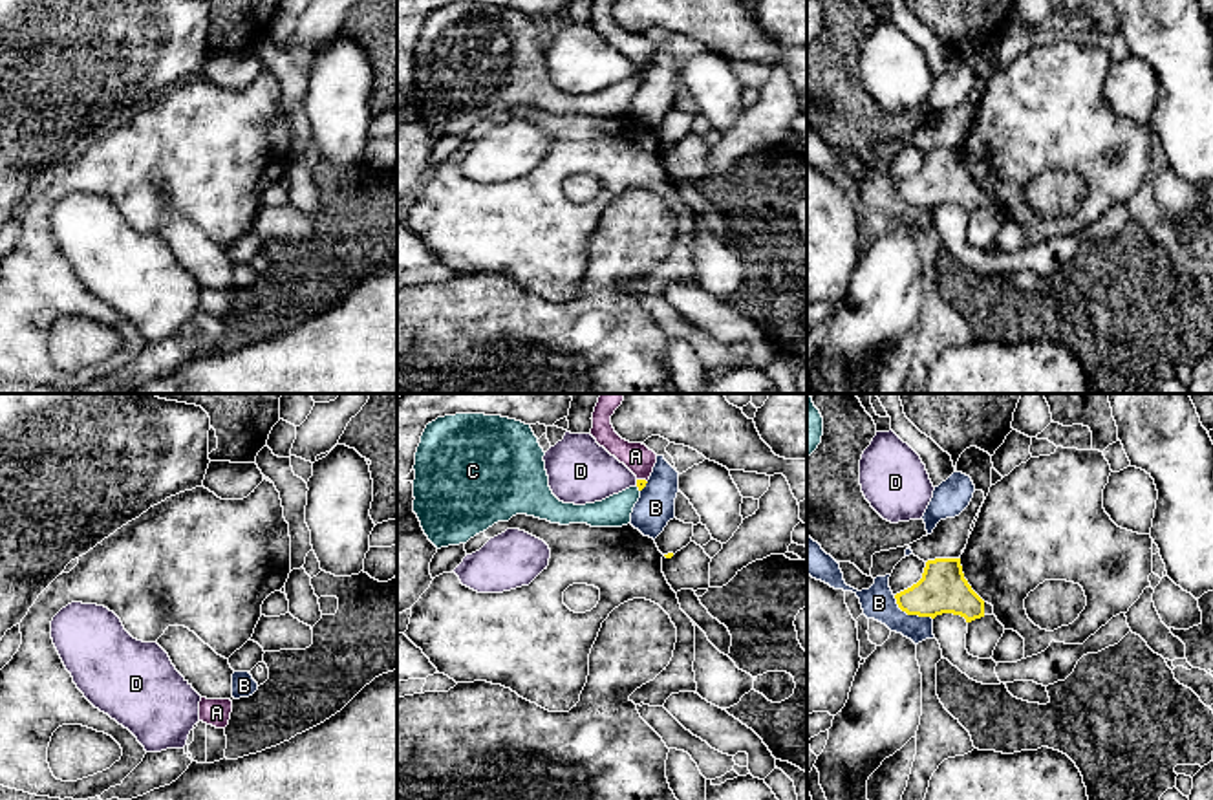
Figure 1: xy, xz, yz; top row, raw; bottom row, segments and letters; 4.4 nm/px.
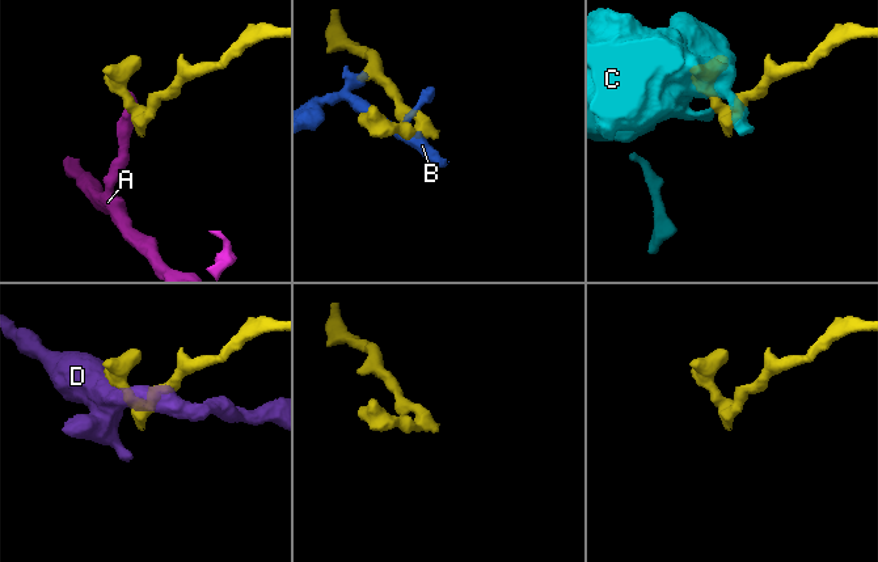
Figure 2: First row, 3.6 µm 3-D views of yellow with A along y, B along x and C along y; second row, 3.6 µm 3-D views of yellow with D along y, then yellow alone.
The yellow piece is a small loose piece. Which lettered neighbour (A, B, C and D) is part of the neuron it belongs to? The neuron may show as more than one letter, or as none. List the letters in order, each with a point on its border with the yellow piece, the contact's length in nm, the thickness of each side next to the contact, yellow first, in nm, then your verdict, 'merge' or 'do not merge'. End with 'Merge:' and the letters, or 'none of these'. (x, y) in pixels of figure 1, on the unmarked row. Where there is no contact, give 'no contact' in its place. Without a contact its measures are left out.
A: xz (643, 70) | 50 nm | 50/120 nm | do not merge
B: yz (910, 204) | 200 nm | 220/150 nm | do not merge
C: xz (639, 79) | 30 nm | 50/140 nm | do not merge
D: xz (637, 74) | 30 nm | 50/280 nm | do not merge
Merge: none of these

